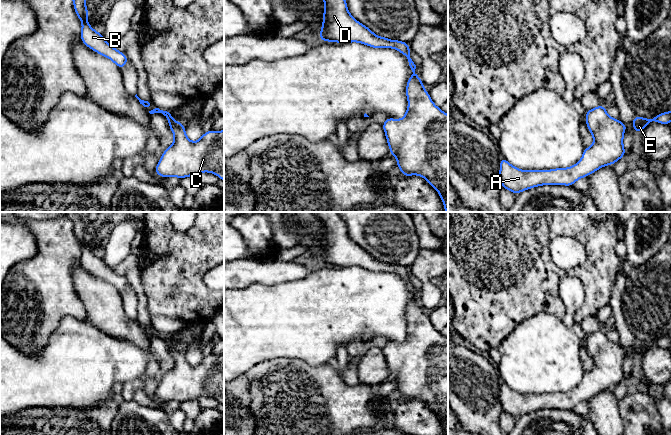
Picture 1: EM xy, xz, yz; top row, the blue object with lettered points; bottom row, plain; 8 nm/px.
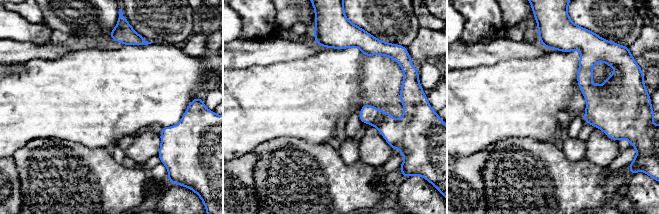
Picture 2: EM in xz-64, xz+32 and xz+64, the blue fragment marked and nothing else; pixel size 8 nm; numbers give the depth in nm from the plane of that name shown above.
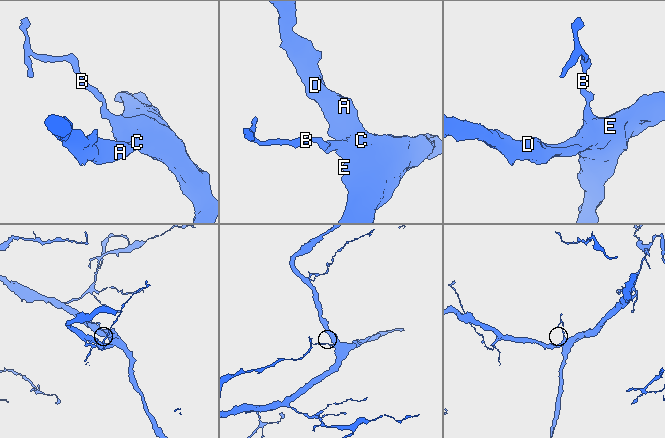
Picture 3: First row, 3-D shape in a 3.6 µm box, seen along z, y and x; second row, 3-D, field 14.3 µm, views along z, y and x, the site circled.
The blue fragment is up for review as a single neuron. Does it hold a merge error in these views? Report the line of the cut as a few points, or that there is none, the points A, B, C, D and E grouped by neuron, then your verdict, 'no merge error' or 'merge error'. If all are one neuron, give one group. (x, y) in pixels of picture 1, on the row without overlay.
cut none; groups A B C D E; no merge error

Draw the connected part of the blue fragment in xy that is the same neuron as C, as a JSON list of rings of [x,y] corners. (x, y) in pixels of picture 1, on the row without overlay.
[[[155,332],[149,337],[162,337],[174,359],[173,368],[164,375],[156,389],[157,399],[182,403],[210,396],[224,405],[224,354],[207,355],[197,366],[192,366],[186,360],[185,350],[175,345],[169,336]]]

